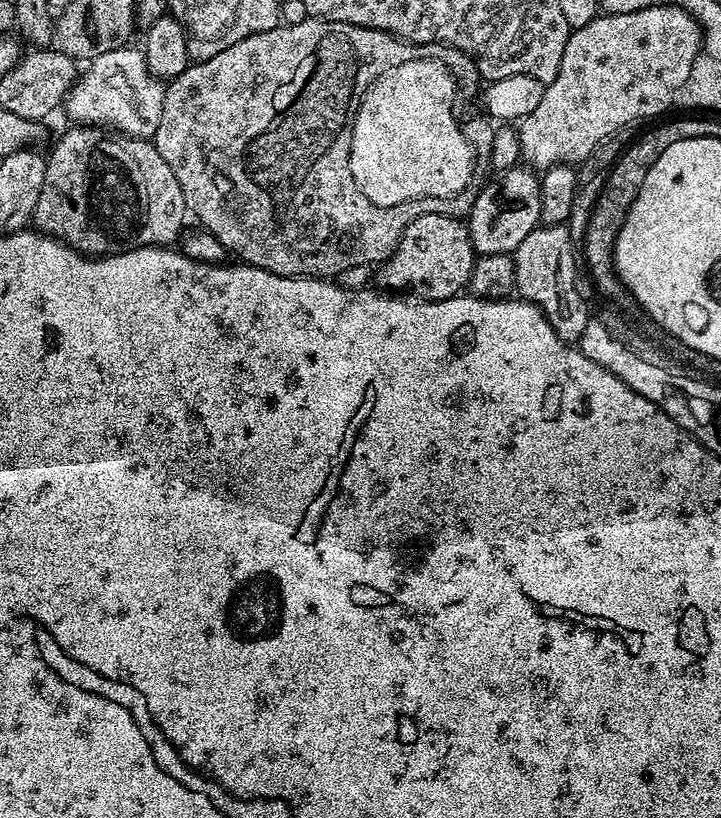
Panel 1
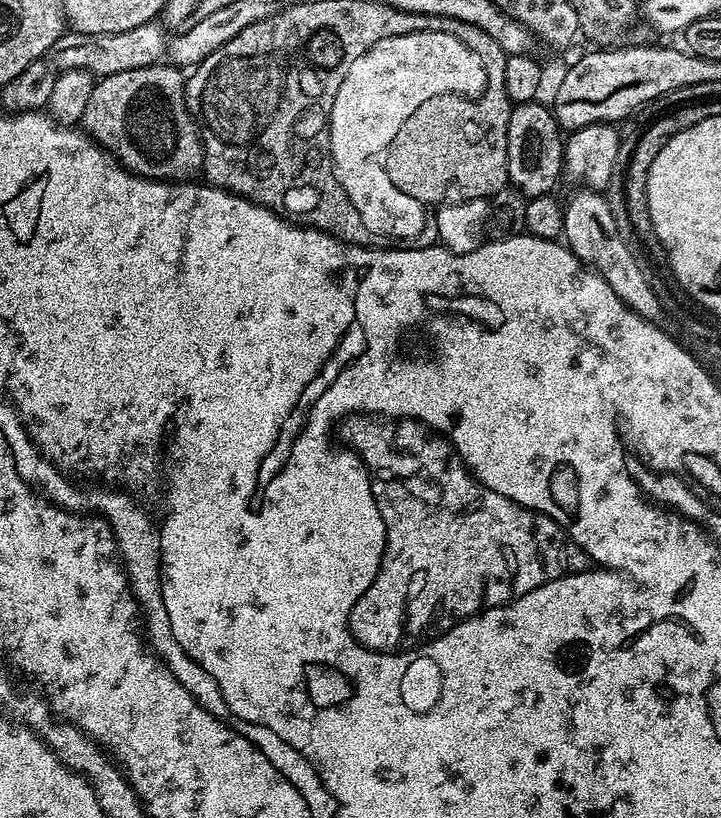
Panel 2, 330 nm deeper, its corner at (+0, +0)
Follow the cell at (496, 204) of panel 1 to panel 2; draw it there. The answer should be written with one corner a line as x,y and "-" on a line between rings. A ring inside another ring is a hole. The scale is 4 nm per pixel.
540,103
517,104
508,112
508,179
511,187
525,198
549,195
556,179
562,176
562,128
556,122
553,109

